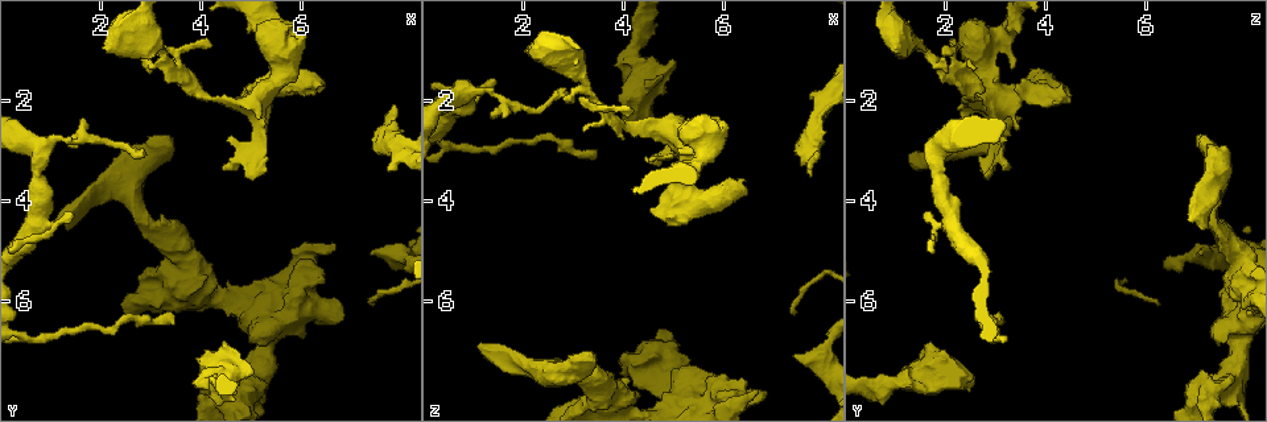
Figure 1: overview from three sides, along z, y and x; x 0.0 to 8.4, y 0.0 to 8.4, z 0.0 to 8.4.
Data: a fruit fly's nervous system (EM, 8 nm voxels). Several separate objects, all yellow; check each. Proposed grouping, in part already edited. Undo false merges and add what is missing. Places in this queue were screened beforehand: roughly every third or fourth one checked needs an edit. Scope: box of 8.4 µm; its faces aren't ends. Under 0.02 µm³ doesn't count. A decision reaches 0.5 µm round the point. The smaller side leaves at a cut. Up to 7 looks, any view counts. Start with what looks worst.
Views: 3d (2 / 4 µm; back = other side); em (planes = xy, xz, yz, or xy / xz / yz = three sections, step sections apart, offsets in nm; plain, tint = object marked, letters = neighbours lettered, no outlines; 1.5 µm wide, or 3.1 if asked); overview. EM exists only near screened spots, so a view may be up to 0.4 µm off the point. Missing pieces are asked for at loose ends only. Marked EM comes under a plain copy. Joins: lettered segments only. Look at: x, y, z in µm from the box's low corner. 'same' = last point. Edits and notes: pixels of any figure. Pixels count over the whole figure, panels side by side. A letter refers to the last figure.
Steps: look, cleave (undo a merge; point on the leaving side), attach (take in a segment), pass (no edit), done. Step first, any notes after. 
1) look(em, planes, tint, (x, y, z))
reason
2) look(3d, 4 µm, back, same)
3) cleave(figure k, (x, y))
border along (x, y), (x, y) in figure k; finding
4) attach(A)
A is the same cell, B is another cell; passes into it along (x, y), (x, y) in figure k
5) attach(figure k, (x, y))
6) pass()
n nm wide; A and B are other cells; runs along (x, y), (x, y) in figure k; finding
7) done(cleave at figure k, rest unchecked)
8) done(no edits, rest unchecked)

look(3d, 2 µm, (1.15, 4.40, 6.80))
an open end

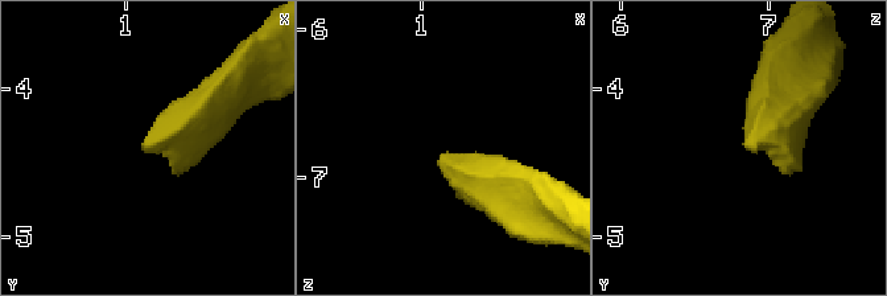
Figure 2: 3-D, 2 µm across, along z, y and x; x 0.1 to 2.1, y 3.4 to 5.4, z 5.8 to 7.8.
look(em, planes, letters, (1.20, 4.40, 6.86))
need the tissue

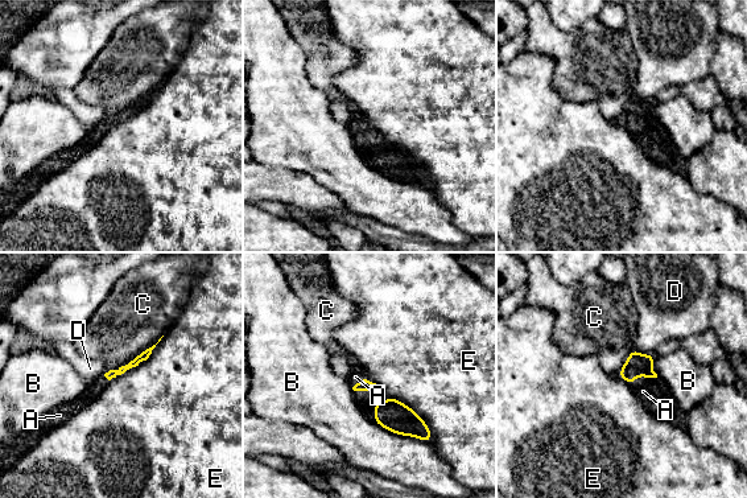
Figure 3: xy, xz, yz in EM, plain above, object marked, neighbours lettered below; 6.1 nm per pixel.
attach(A)
E touches over 440 nm; A is the same cell, B, C, D and E are other cells; passes into it along (363, 385), (358, 382), (355, 377) in figure 3; it goes on there

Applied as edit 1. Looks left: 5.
look(overview)

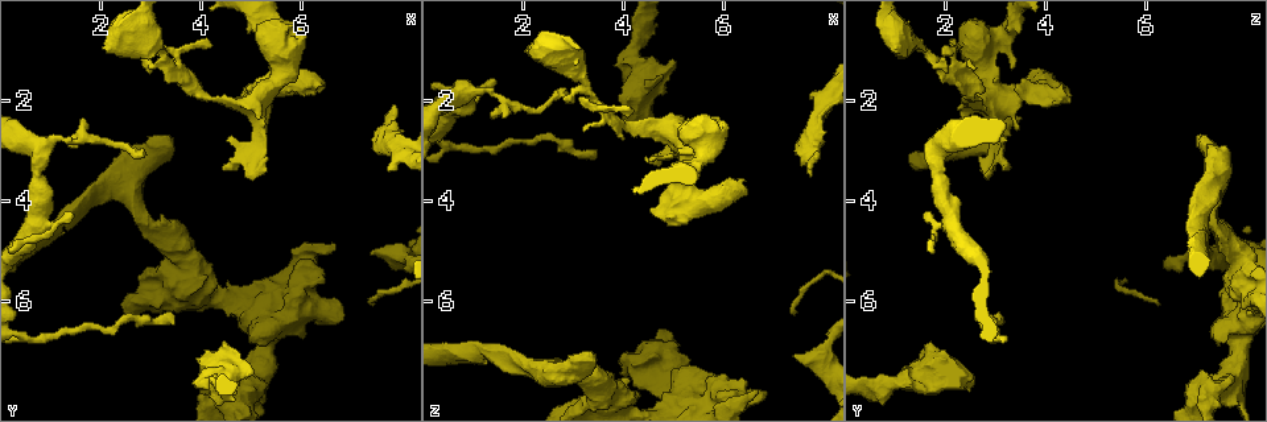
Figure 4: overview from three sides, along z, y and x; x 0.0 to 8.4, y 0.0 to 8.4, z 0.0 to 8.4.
look(em, planes, letters, (5.00, 6.80, 7.55))
stops while still wide

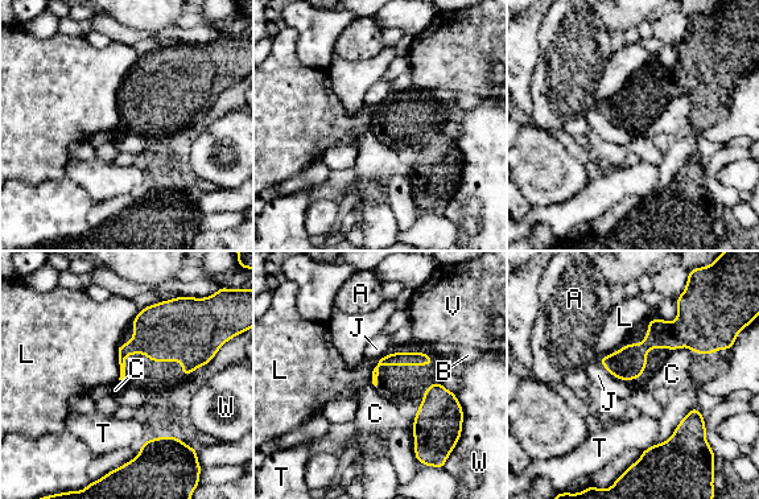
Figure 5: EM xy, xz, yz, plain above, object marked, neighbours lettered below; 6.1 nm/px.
pass()
A, B, C, J, L, T, V and W are other cells; runs along (708, 350), (654, 338), (603, 361) in figure 5; no lettered segment goes on from it

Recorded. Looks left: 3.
look(em, planes, tint, (2.90, 3.05, 1.75))
an open end

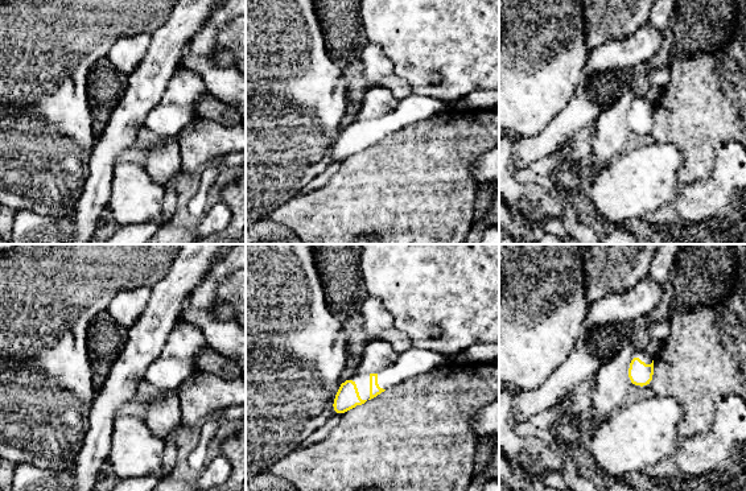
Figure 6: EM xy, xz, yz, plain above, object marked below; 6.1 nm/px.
look(em, planes, letters, same)
what lies round it

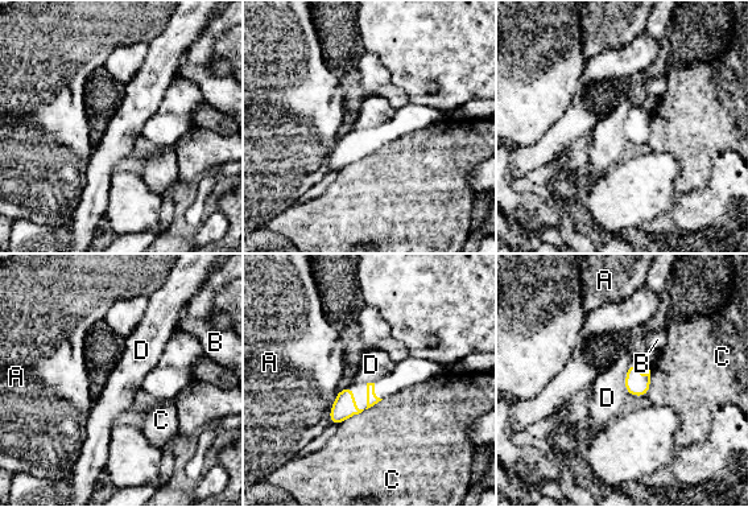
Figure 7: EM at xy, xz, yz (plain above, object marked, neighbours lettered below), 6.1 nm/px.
pass()
A, B, C and D are other cells; border along (631, 362), (624, 375) in figure 7; none of them fits

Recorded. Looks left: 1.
done(attach at figure 3, rest unchecked)

